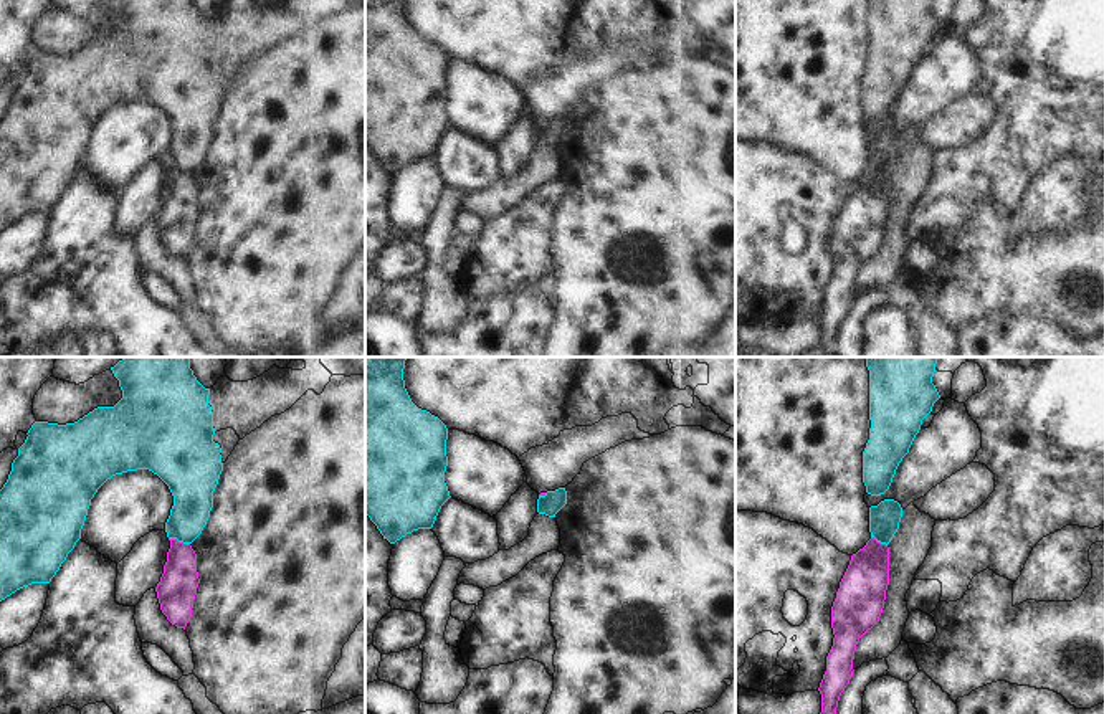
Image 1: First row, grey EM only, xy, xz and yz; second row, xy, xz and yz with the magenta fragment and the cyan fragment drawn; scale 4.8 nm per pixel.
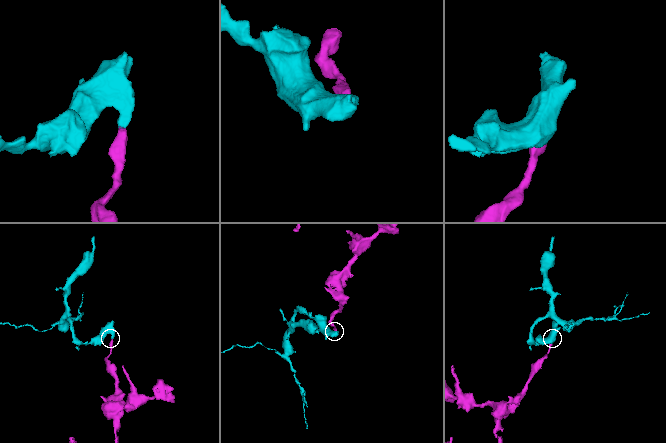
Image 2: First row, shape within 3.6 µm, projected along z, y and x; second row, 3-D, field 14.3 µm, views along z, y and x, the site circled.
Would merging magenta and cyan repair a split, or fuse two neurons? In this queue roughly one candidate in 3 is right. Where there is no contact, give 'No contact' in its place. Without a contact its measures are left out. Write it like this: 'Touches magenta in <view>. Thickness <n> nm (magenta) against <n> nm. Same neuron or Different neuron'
Touches magenta in xy. Thickness 190 nm (magenta) against 190 nm. Different neuron

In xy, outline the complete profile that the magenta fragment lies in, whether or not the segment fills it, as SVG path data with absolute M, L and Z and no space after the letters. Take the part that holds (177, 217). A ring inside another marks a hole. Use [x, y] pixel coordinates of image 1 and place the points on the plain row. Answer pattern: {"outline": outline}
{"outline": "M177 169L169 170L167 192L155 221L167 250L177 258L185 259L200 213L197 183L190 174L178 172Z"}

